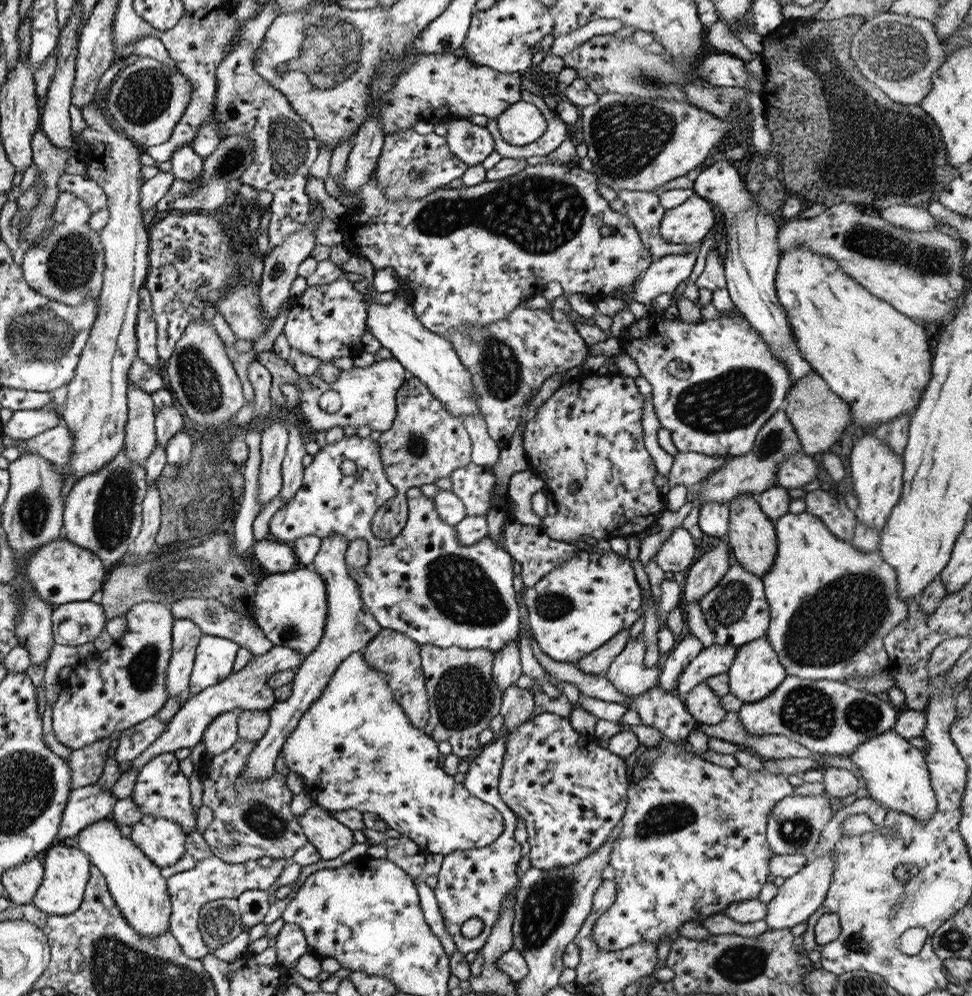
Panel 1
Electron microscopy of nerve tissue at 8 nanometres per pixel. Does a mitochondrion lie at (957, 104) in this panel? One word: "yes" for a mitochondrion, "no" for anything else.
no

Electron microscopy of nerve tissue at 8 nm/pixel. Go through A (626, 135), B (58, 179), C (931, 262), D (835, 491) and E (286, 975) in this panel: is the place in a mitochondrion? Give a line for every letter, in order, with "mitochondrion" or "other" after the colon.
A: mitochondrion
B: other
C: mitochondrion
D: other
E: other

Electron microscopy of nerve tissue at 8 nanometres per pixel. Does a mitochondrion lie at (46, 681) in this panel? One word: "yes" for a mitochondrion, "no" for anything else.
no

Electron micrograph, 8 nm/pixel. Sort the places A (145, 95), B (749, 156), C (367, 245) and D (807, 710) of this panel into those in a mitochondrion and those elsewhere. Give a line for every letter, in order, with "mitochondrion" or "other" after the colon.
A: mitochondrion
B: other
C: other
D: mitochondrion

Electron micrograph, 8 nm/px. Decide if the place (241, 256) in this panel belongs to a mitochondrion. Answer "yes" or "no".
no

